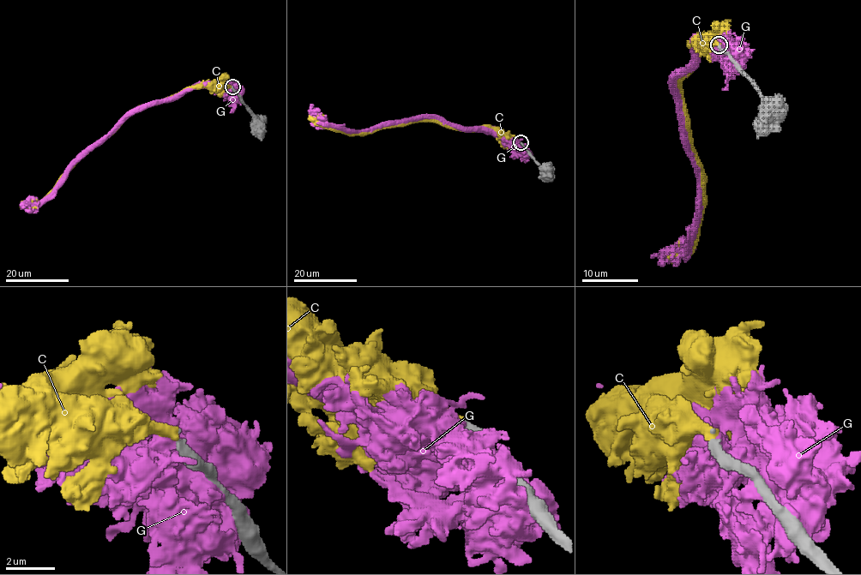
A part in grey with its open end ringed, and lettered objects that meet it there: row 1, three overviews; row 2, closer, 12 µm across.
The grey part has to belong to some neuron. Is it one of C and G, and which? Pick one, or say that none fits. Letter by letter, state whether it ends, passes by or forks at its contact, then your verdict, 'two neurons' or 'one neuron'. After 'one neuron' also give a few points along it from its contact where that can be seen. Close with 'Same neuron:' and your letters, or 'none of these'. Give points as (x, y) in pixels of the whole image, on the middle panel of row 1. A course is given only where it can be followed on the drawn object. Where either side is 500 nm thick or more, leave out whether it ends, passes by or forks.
C: it ends; one neuron; course (520, 143), (490, 129), (452, 128), (429, 121), (343, 133), (325, 127), (316, 117), (322, 115), (325, 119)
G: it ends; two neurons
Same neuron: C

